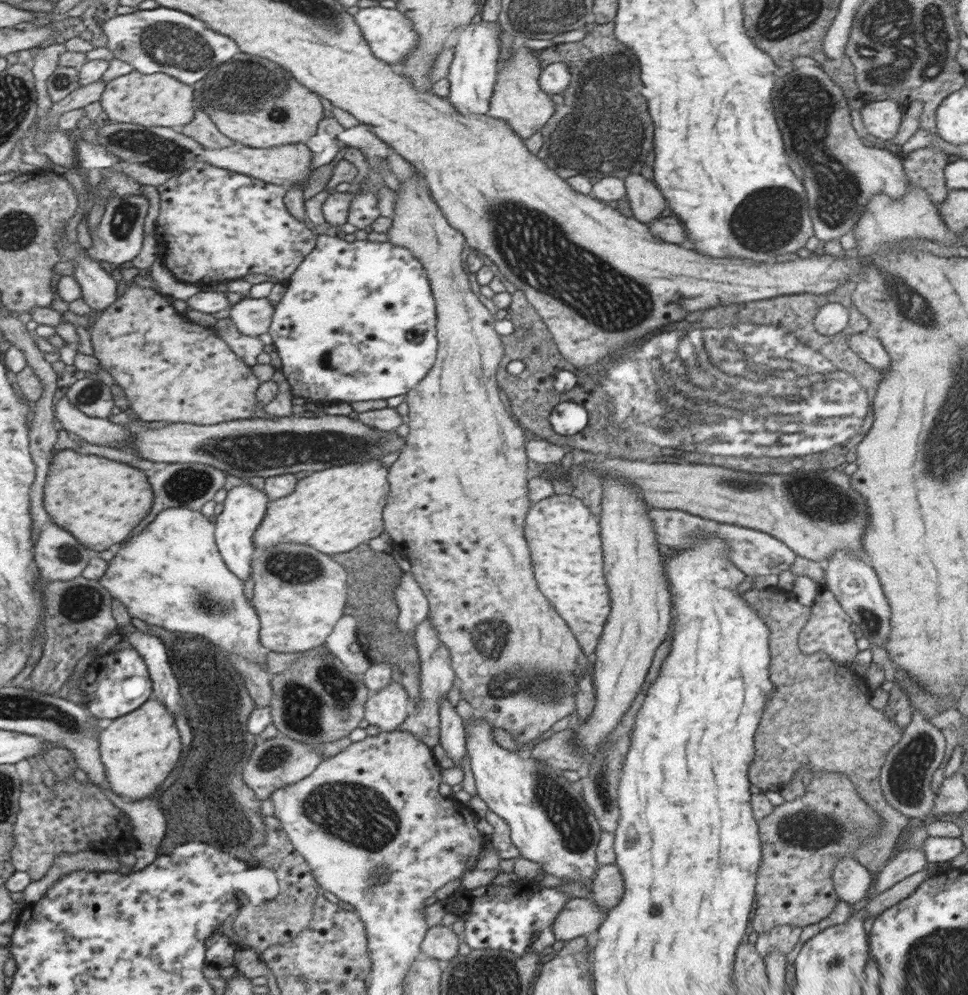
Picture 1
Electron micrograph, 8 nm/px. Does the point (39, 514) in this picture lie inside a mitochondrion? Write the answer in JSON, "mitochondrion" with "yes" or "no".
{"mitochondrion":"no"}

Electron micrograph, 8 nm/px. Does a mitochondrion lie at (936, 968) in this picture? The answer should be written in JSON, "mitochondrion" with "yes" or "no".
{"mitochondrion":"yes"}

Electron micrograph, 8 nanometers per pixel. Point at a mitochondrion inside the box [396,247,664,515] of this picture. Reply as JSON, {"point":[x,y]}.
{"point":[414,331]}

